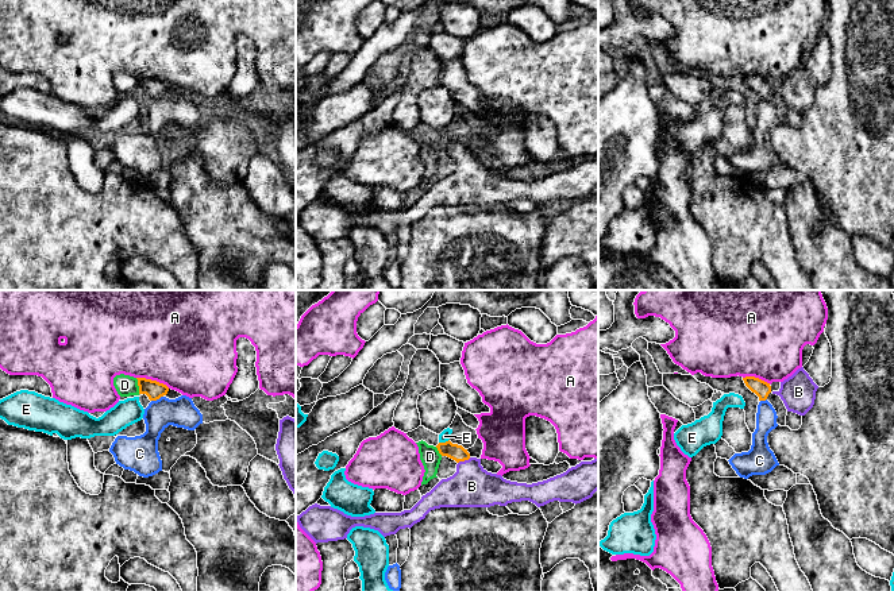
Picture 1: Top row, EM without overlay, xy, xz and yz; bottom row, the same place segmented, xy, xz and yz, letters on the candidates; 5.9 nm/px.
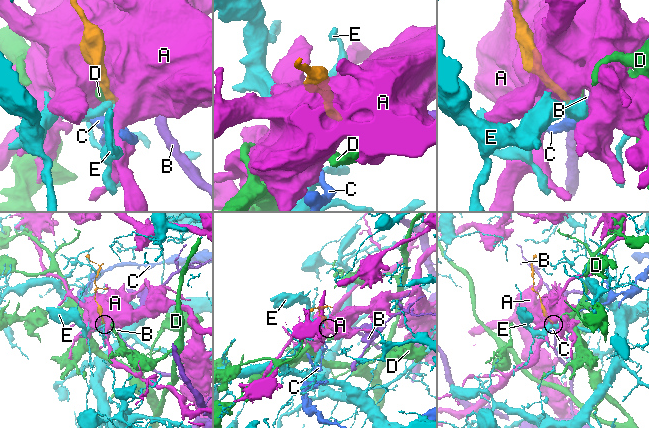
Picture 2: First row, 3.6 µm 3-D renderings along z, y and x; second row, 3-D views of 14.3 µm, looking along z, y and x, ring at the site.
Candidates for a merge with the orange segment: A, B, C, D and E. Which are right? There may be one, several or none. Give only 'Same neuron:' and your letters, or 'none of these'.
Same neuron: B

